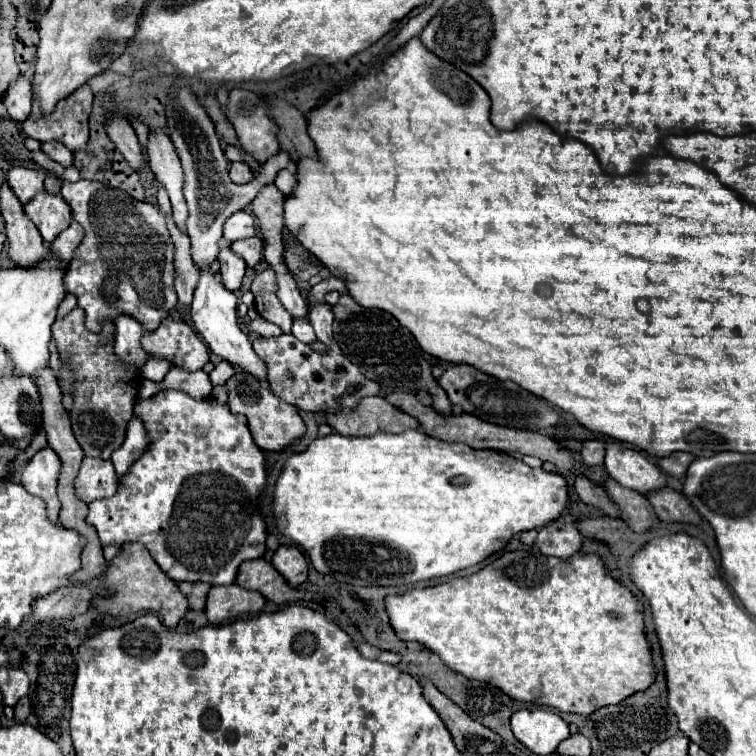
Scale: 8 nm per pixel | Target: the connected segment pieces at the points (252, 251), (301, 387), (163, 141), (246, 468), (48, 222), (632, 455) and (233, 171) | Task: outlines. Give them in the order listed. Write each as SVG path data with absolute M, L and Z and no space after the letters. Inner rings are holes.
M254 236L254 238L248 238L248 240L238 240L232 244L232 250L236 254L240 254L248 266L256 266L260 260L262 260L262 250L264 250L264 242Z
M311 304L307 319L313 326L317 339L327 345L324 354L314 352L308 344L302 344L292 334L278 337L258 338L253 342L256 354L268 366L268 384L270 390L284 402L306 410L306 412L324 412L324 410L344 410L356 408L356 404L372 394L378 394L380 386L368 378L364 378L344 354L334 338L334 314L328 304Z
M150 130L146 156L148 156L150 170L154 172L156 180L166 188L166 192L170 196L174 222L178 224L180 230L186 230L188 208L186 208L186 200L184 200L184 194L182 194L184 174L182 174L182 166L180 166L180 160L174 152L170 138L164 132L152 132Z
M162 390L148 400L140 400L136 404L134 412L136 412L136 416L140 416L140 420L146 426L148 446L146 446L144 454L130 466L130 470L124 476L120 476L118 492L112 498L94 500L88 506L88 510L90 510L88 512L88 524L92 524L98 530L100 542L104 546L112 544L112 542L120 544L120 546L126 542L142 542L150 550L150 554L158 562L158 566L176 582L208 582L214 586L216 584L232 584L238 576L238 568L242 562L262 558L262 554L266 552L266 522L264 522L262 514L258 512L258 500L266 488L266 460L264 460L264 452L254 444L254 440L250 436L246 418L242 414L232 414L226 404L218 404L212 398L194 400L182 390Z
M40 192L36 198L32 198L24 206L24 212L28 214L28 218L40 230L46 246L50 246L52 240L62 230L66 230L70 226L70 222L72 222L70 206L68 206L68 202L60 194Z
M608 442L604 466L616 482L640 494L654 492L656 488L664 488L668 484L668 476L660 472L658 466L648 462L646 456L642 456L638 450L630 448L624 442Z
M234 162L230 166L230 180L236 184L248 184L252 180L252 170L244 162Z

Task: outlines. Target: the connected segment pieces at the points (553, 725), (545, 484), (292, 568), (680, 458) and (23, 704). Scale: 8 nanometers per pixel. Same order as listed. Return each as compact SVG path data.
M522 708L512 714L510 726L514 736L534 754L552 754L556 746L570 736L568 724L546 708Z
M406 430L402 434L390 434L390 432L376 432L372 436L356 438L356 436L342 436L342 434L330 434L324 438L316 438L308 450L294 454L288 458L274 490L274 514L276 514L276 526L278 530L290 538L296 546L304 548L306 556L310 556L312 566L328 576L334 576L338 582L346 582L352 586L408 586L416 582L428 582L432 578L442 578L456 574L464 568L470 568L474 564L480 564L490 554L502 550L514 534L542 528L544 524L550 524L556 520L564 506L568 502L568 482L564 476L556 472L546 472L544 468L530 468L520 458L494 452L494 450L474 450L460 442L442 442L438 438L430 438L424 432L418 430Z
M280 546L272 556L272 564L294 588L308 578L308 560L296 546Z
M674 452L674 456L666 456L666 458L660 458L658 460L658 466L664 470L664 472L668 472L670 476L674 476L674 478L684 478L684 474L686 474L686 468L688 468L688 464L694 460L694 456L692 454L684 454L684 452Z
M28 697L21 698L18 704L14 706L14 714L18 722L24 722L26 718L32 713L32 706Z

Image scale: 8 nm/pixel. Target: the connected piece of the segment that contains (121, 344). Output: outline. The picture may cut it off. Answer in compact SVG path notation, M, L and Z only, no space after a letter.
M116 316L114 324L116 324L116 356L126 364L142 368L150 358L140 344L144 332L142 324L138 320L132 320L132 316Z

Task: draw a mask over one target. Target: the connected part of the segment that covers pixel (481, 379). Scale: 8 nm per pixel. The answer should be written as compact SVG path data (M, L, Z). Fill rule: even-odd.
M456 364L450 366L442 378L438 380L440 386L446 390L448 398L452 404L462 406L464 412L478 416L484 422L492 422L498 426L508 426L508 428L554 428L560 424L560 414L548 406L548 402L538 400L536 396L532 398L532 394L528 394L526 390L522 390L518 384L514 382L502 382L496 380L468 364Z

